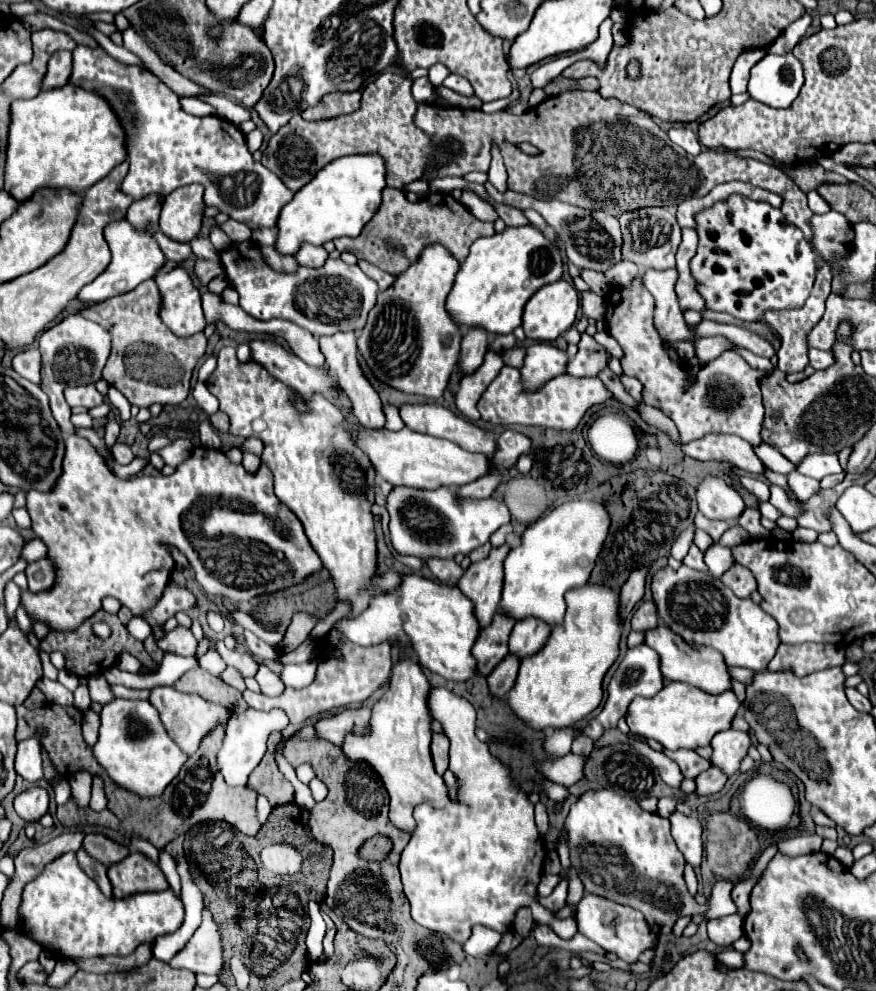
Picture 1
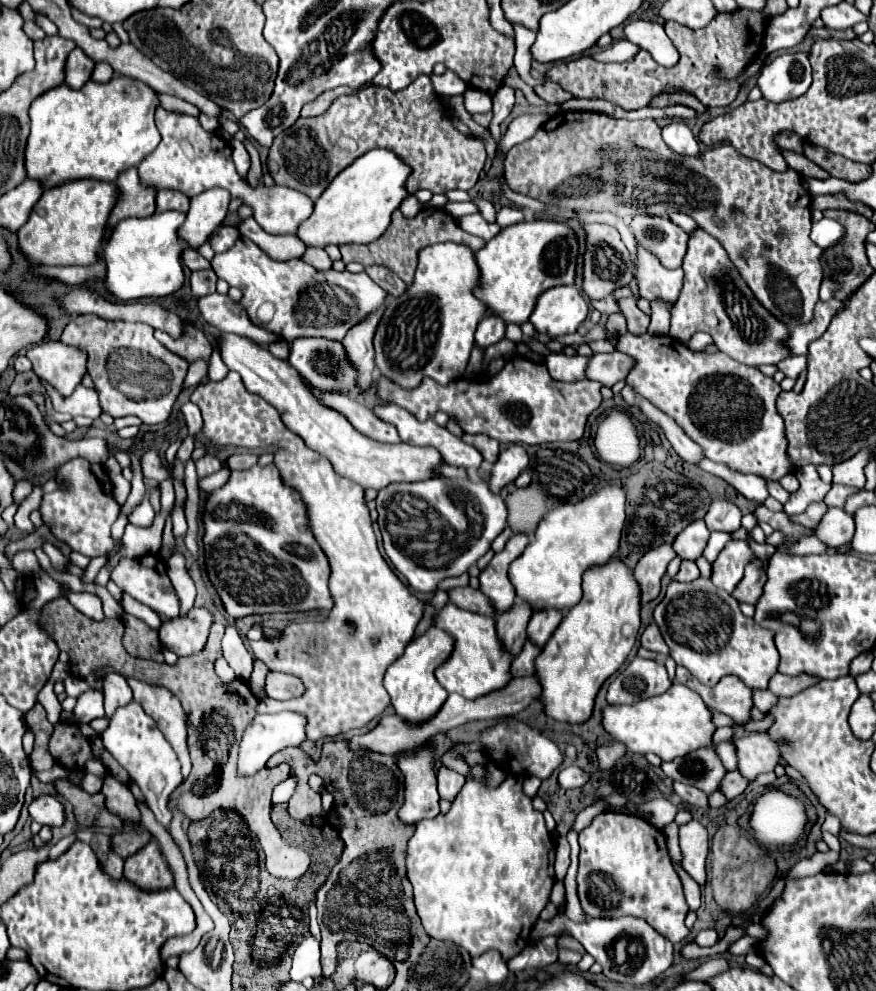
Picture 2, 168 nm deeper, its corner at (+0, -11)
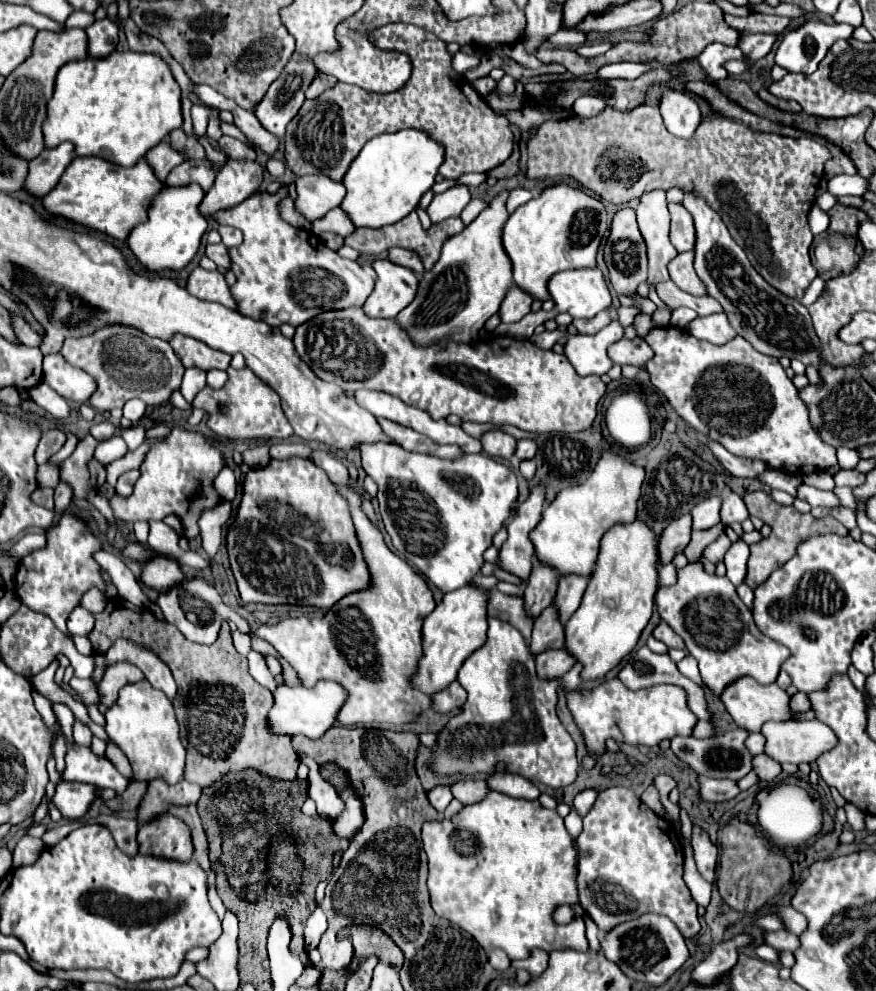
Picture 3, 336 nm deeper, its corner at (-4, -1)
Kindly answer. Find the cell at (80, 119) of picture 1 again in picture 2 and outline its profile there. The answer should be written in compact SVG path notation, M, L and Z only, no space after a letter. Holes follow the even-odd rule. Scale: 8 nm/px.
M113 77L109 83L89 81L79 91L59 85L39 95L29 107L31 133L25 147L25 171L29 179L37 179L43 189L59 187L67 181L97 179L115 181L117 175L129 167L137 167L145 155L149 155L161 141L153 121L155 107L159 105L155 91L131 77Z

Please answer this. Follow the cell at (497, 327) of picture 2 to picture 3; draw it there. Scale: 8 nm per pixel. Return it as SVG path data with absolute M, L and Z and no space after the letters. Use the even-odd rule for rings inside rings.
M511 285L509 293L505 295L501 309L499 309L501 321L513 321L515 323L515 321L523 319L531 311L531 303L533 303L533 297L529 297L529 293L525 293L525 289Z

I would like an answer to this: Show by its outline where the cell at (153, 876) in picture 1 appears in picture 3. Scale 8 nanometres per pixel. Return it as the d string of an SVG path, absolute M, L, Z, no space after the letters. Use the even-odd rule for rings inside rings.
M161 813L139 827L139 853L159 855L175 861L193 857L193 841L189 827L171 813Z

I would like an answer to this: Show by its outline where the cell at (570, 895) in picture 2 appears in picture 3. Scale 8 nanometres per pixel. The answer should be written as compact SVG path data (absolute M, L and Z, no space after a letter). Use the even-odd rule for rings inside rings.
M585 789L585 791L581 791L577 797L575 797L575 807L577 807L577 811L579 811L579 815L583 817L583 815L587 815L589 813L589 809L593 807L593 803L595 803L595 799L597 799L597 791L595 789Z

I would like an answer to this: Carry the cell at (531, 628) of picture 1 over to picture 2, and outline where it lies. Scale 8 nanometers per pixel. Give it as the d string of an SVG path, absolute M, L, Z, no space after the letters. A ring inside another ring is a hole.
M537 611L527 625L527 639L533 645L543 647L557 629L557 625L561 623L561 619L563 615L559 611Z

